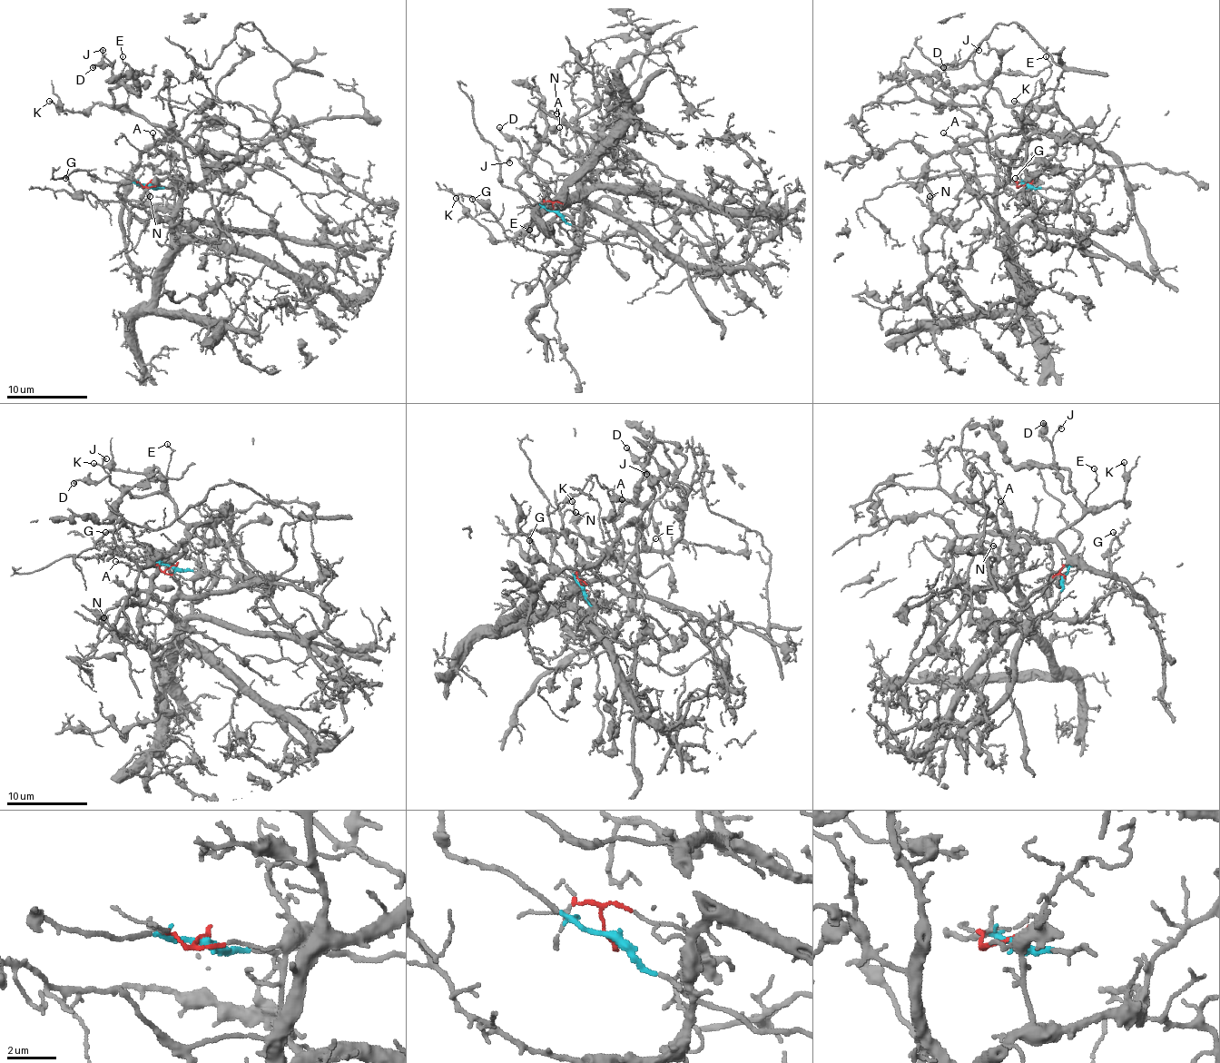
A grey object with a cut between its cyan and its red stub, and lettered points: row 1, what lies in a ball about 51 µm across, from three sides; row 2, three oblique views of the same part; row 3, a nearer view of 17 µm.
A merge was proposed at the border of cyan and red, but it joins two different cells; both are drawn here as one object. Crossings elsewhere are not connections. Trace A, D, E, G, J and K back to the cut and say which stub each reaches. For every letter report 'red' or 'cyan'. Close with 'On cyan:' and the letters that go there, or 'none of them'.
A: red
D: cyan
E: cyan
G: red
J: cyan
K: cyan
On cyan: D, E, J, K

